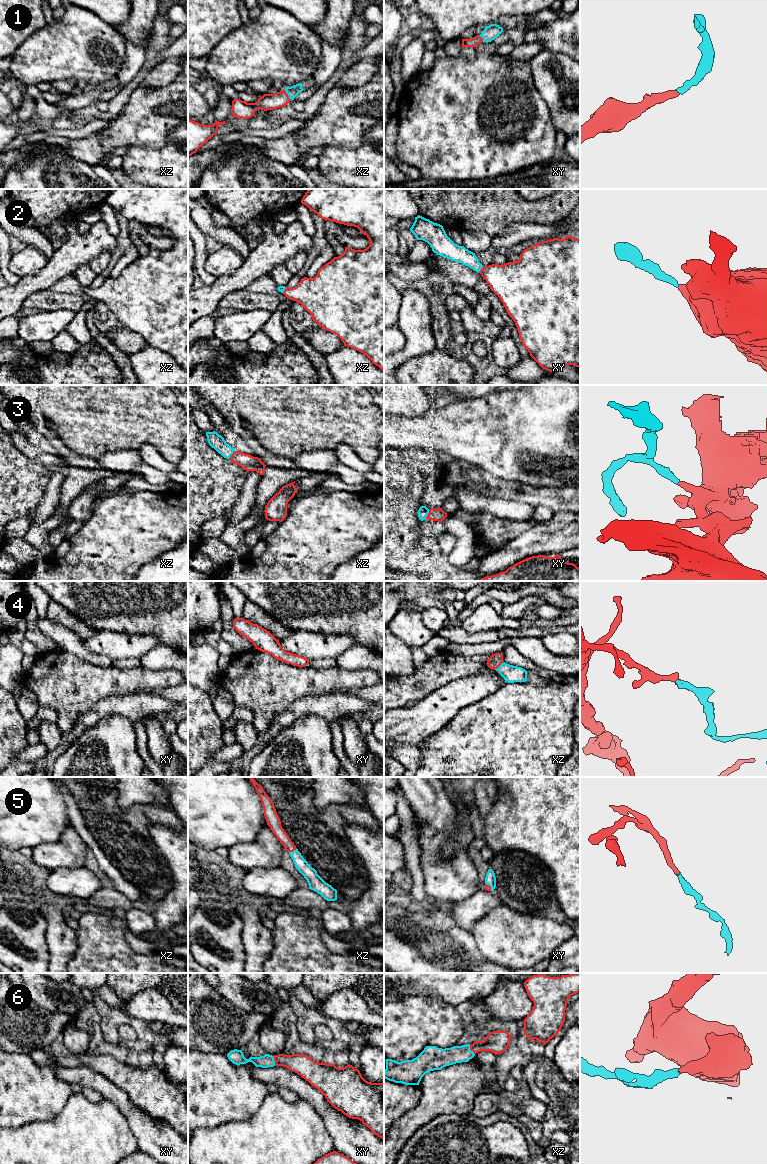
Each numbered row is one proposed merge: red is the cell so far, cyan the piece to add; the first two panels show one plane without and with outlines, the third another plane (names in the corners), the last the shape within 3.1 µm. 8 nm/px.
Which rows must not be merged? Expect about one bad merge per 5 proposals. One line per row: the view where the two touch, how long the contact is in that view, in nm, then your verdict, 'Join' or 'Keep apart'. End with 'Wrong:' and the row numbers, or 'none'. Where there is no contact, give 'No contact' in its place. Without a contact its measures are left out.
1: Touches red in xz. Shared border 100 nm. Join
2: Touches red in xy. Shared border 70 nm. Join
3: Touches red in xy. Shared border 90 nm. Join
4: Touches red in xz. Shared border 110 nm. Join
5: Touches red in xz. Shared border 70 nm. Join
6: Touches red in xz. Shared border 90 nm. Join
Wrong: none

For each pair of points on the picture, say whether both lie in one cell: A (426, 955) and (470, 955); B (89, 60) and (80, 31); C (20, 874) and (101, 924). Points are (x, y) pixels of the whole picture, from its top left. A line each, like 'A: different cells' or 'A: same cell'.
A: same cell
B: same cell
C: different cells

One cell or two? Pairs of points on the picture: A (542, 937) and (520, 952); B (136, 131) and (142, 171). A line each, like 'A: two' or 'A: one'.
A: one
B: two

